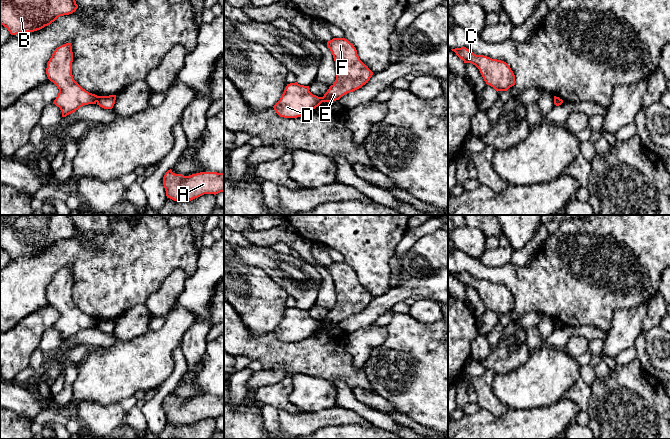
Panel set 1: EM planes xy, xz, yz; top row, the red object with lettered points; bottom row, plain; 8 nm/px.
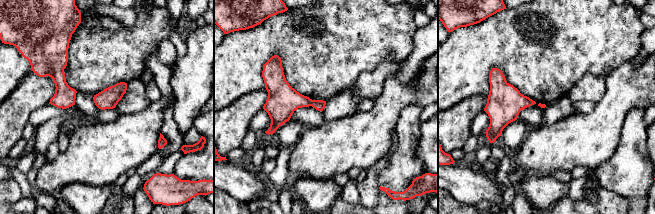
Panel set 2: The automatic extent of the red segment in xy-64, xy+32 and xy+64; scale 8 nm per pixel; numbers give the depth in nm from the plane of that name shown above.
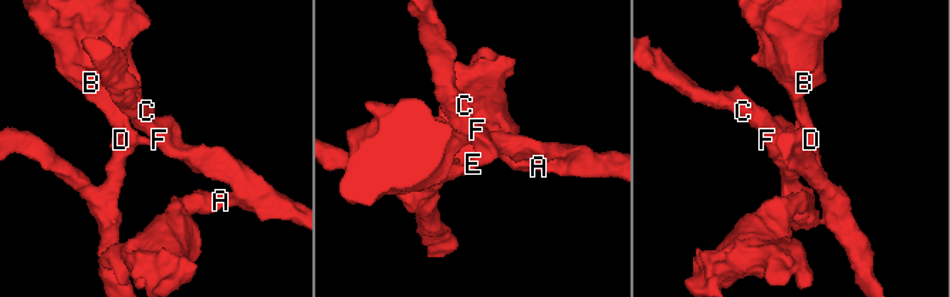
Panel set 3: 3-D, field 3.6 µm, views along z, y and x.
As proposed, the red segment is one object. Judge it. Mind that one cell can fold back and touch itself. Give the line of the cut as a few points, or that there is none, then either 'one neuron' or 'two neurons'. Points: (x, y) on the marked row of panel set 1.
xy (98, 96), (96, 101) | two neurons

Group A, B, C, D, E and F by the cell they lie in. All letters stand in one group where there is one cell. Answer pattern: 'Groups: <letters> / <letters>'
Groups: A C E F / B D

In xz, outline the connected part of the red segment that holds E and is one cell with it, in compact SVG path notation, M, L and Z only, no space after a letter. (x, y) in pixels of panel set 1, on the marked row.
M333 38L327 42L336 67L336 80L322 97L322 102L339 100L368 83L373 72L359 58L357 50L345 38Z

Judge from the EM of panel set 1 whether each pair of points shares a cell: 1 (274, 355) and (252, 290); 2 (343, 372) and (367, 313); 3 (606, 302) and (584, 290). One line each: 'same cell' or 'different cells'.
1: different cells
2: different cells
3: same cell

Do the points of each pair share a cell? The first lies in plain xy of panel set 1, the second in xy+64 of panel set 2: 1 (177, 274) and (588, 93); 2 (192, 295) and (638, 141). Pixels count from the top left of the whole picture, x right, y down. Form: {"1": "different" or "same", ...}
{"1": "same", "2": "same"}

